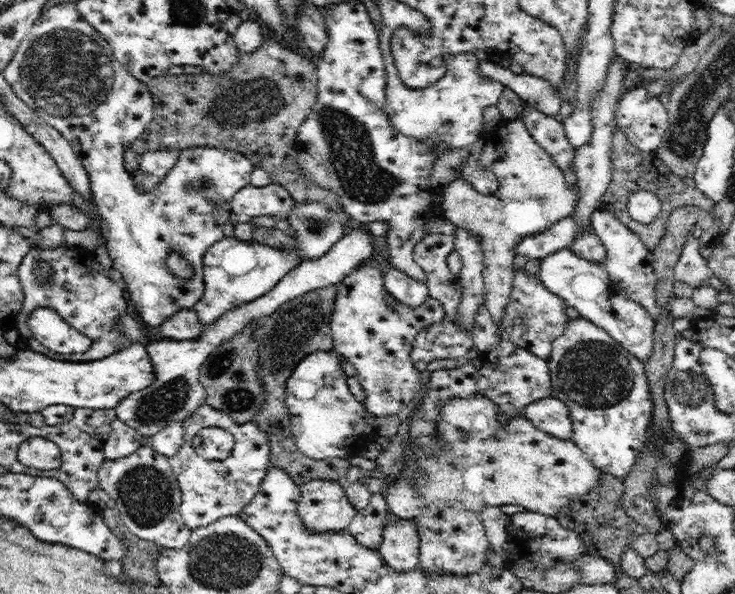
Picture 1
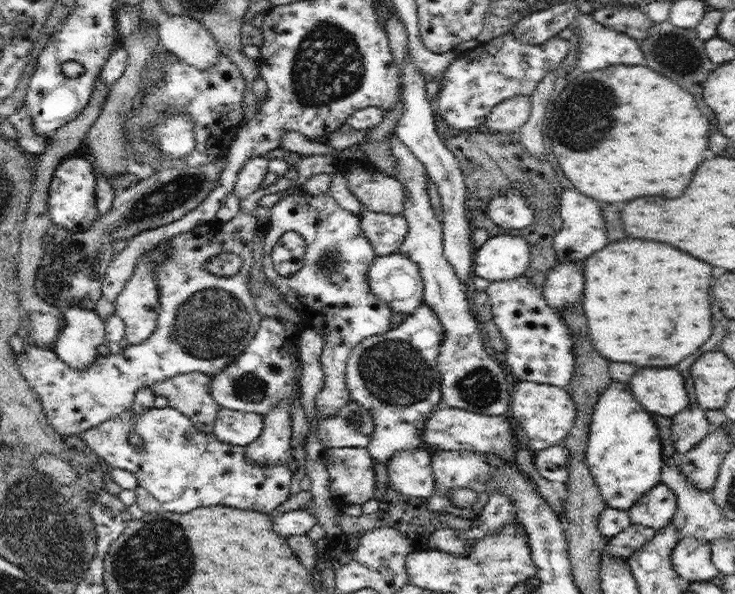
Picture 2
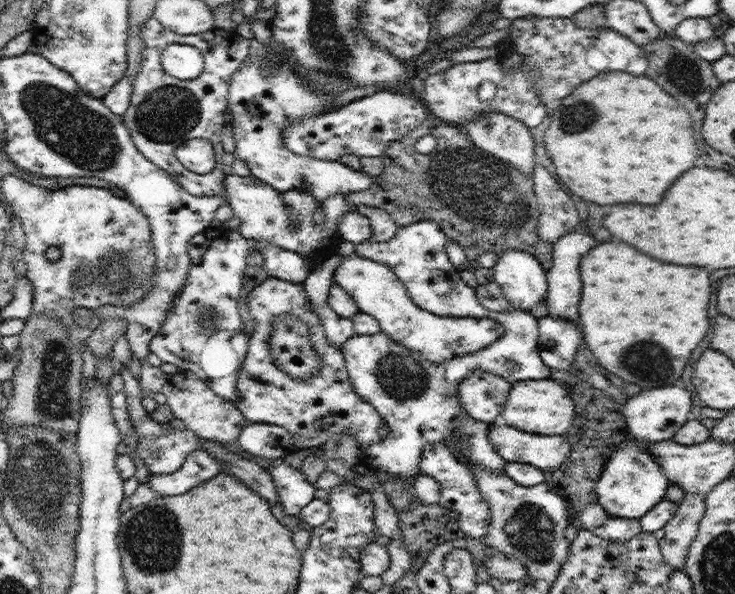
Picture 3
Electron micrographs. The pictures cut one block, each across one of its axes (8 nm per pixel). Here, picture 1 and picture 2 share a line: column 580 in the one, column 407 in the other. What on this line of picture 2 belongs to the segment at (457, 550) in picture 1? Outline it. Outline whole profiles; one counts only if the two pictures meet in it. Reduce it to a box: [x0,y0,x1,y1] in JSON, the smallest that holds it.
[388,448,436,500]

